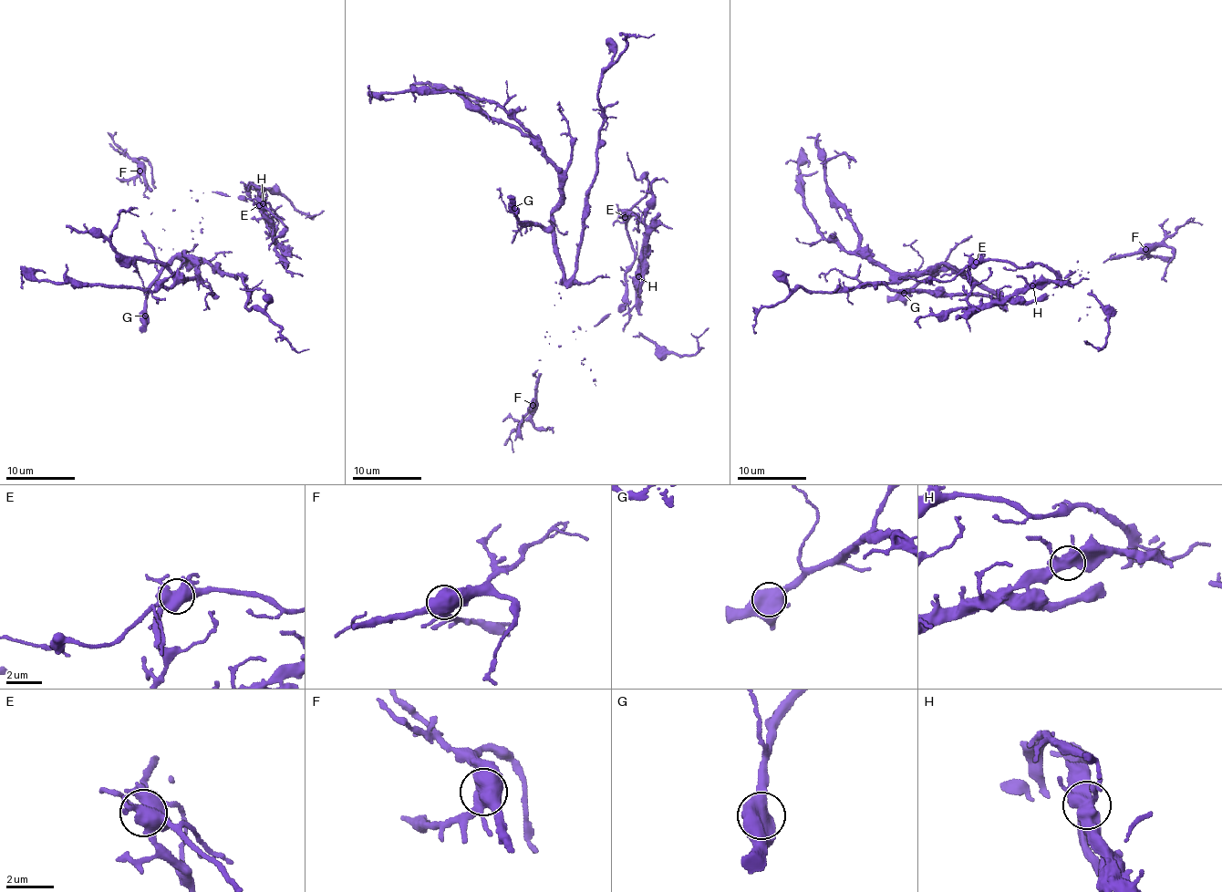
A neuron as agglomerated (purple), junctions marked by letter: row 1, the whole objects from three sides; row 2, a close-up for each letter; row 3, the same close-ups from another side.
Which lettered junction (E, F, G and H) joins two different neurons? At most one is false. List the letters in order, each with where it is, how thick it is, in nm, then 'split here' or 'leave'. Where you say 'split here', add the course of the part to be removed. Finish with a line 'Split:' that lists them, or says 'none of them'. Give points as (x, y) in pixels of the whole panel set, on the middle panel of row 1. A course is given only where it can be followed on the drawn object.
E: place (625, 217); calibre 600 nm; split here; course (625, 217), (627, 213), (635, 214), (647, 229), (647, 254), (636, 274), (636, 304), (623, 332)
F: place (533, 405); calibre 500 nm; leave
G: place (514, 208); calibre 600 nm; leave
H: place (638, 276); calibre 550 nm; leave
Split: E

